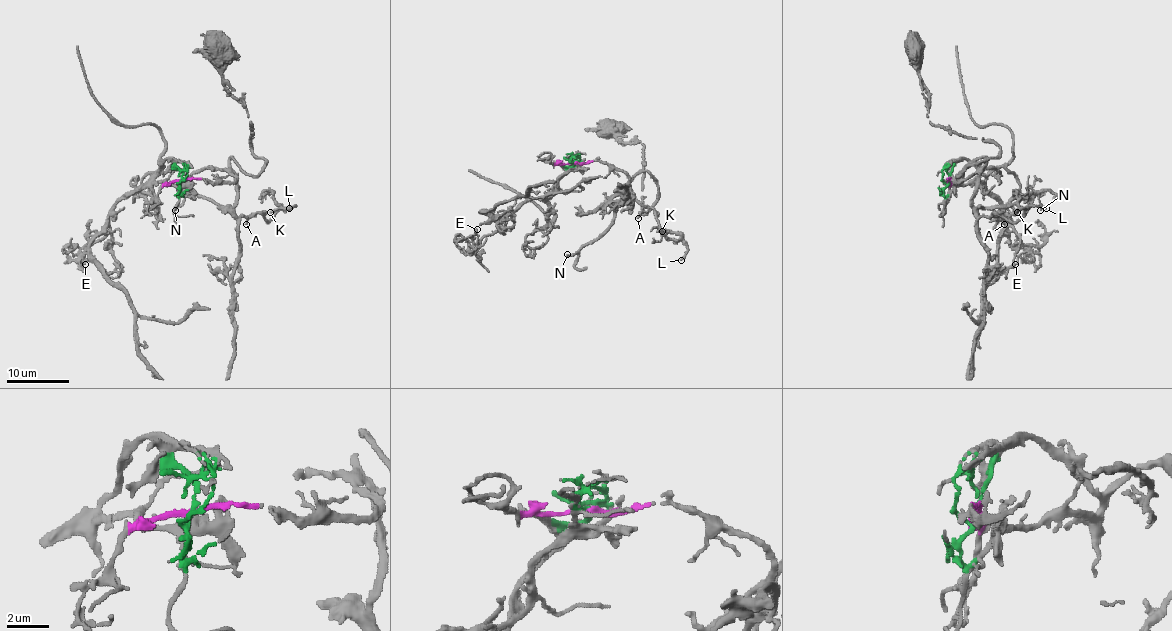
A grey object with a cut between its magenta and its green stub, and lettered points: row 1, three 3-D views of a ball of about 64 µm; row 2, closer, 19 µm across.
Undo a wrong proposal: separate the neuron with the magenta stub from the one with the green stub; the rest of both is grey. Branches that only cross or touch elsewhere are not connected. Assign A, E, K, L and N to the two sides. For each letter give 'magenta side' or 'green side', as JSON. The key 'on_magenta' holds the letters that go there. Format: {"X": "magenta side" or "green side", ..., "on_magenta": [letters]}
{"A": "magenta side", "E": "green side", "K": "magenta side", "L": "magenta side", "N": "magenta side", "on_magenta": ["A", "K", "L", "N"]}

